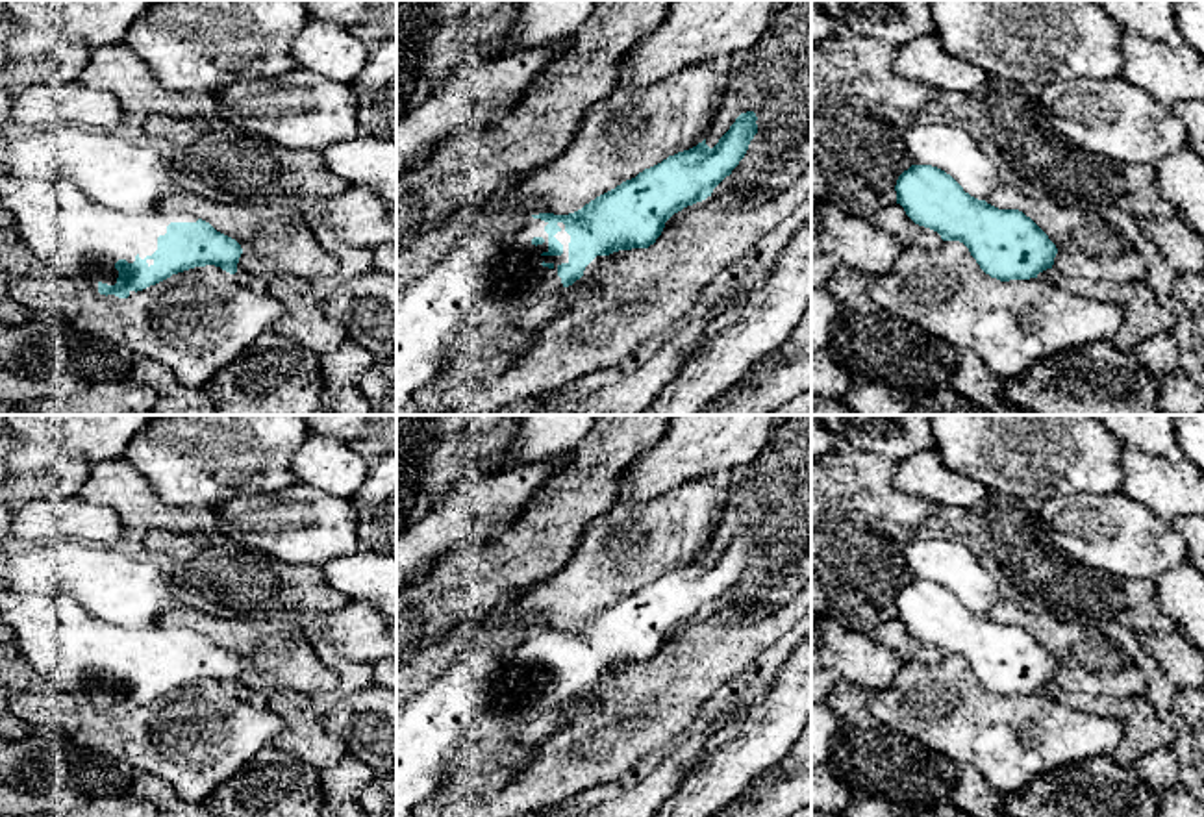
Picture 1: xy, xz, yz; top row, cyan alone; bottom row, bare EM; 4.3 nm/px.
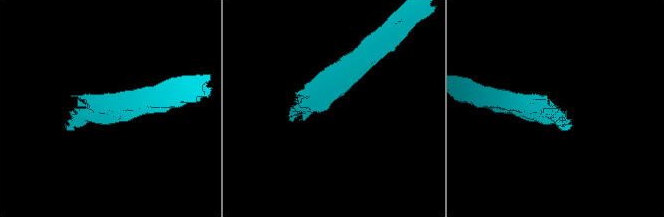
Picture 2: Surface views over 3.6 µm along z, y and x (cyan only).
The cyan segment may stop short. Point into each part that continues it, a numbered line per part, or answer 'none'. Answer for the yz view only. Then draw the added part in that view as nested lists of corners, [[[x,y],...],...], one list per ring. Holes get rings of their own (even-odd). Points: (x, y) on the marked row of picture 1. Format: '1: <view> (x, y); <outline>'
none

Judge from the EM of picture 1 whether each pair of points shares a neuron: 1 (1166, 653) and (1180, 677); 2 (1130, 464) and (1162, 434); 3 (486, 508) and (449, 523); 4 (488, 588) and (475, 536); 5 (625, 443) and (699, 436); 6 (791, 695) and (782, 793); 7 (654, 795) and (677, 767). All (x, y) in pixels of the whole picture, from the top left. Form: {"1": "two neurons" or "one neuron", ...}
{"1": "one neuron", "2": "two neurons", "3": "one neuron", "4": "two neurons", "5": "two neurons", "6": "two neurons", "7": "one neuron"}

